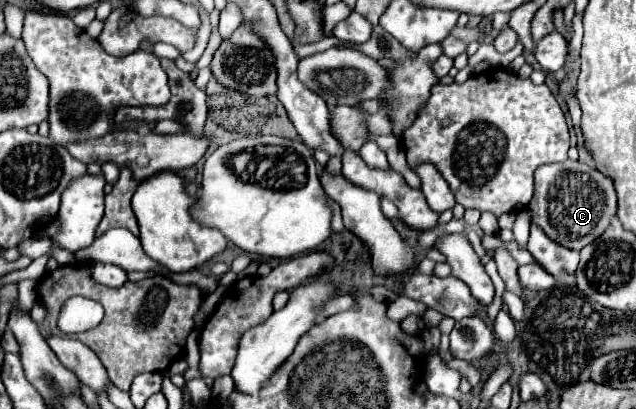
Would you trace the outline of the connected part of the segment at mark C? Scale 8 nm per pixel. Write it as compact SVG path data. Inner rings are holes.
M563 161L541 165L535 171L535 195L529 203L533 211L533 223L555 243L581 251L585 245L593 243L609 227L613 215L617 213L617 195L613 181L581 161Z

